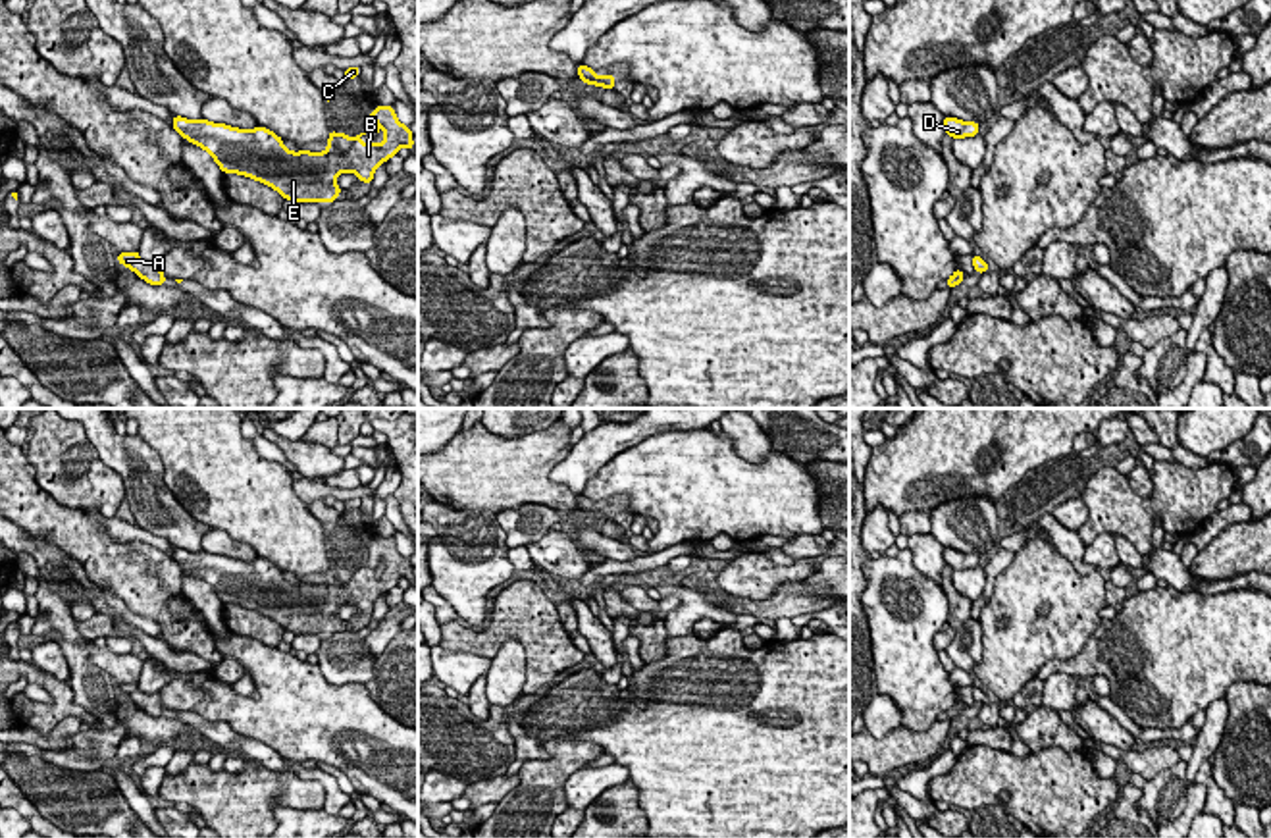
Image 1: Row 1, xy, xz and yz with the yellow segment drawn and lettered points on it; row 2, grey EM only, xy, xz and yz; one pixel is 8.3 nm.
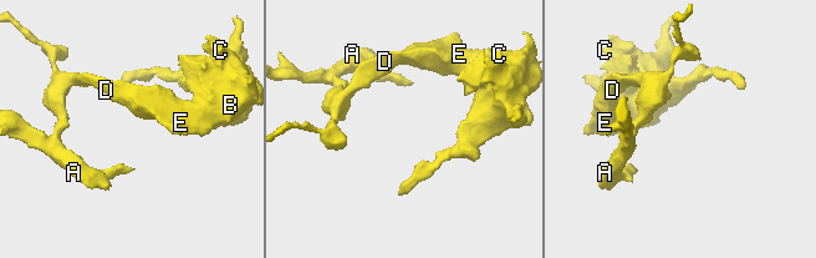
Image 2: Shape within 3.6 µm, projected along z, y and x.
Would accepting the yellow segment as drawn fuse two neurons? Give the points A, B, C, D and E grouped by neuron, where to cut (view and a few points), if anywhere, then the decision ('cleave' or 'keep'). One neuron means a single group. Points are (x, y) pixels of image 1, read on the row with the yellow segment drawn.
groups A B C D E; cut none; keep

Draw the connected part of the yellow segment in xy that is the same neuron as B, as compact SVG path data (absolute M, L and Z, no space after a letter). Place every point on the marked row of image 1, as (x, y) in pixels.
M377 104L374 112L368 116L368 125L370 121L377 121L377 133L383 129L385 139L377 146L374 143L360 143L358 139L364 133L356 135L354 139L347 137L345 133L335 133L329 129L329 139L327 139L327 150L325 152L293 152L283 146L283 139L272 133L266 127L254 127L250 131L237 129L231 125L223 123L212 123L202 119L185 119L181 116L173 116L171 127L189 143L204 148L220 166L223 173L239 173L250 179L256 179L277 193L283 195L285 200L293 200L295 204L298 202L333 202L337 196L343 193L335 185L335 179L345 173L356 173L364 185L372 183L374 171L381 162L387 162L391 156L399 152L401 146L406 146L408 150L414 148L412 143L412 131L402 125L397 119L397 114L393 112L393 106L381 106Z

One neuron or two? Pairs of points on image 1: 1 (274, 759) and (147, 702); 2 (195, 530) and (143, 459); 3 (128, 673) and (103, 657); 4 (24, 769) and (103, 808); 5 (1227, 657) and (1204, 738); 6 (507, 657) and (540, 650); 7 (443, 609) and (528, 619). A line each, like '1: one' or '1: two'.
1: one
2: one
3: one
4: one
5: two
6: two
7: two

